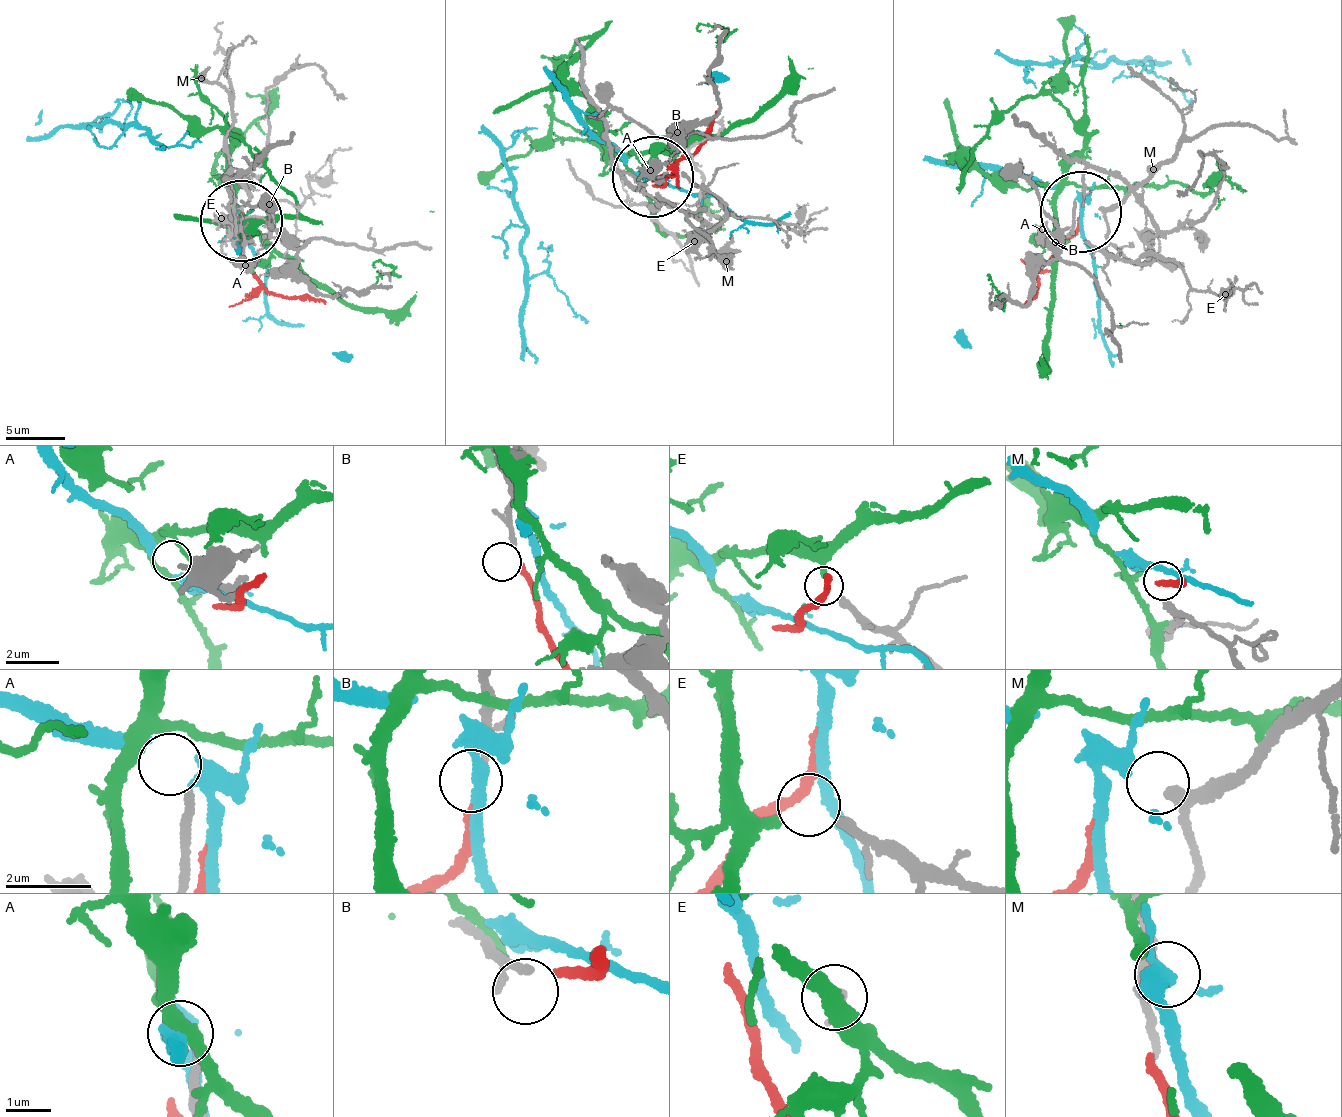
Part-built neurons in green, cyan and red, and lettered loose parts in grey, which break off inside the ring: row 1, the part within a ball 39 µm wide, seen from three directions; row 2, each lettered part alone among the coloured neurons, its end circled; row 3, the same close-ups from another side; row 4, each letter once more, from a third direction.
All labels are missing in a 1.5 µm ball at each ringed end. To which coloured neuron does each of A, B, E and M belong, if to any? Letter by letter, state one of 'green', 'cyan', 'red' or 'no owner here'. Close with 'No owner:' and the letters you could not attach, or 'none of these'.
A: no owner here
B: no owner here
E: green
M: cyan
No owner: A, B

